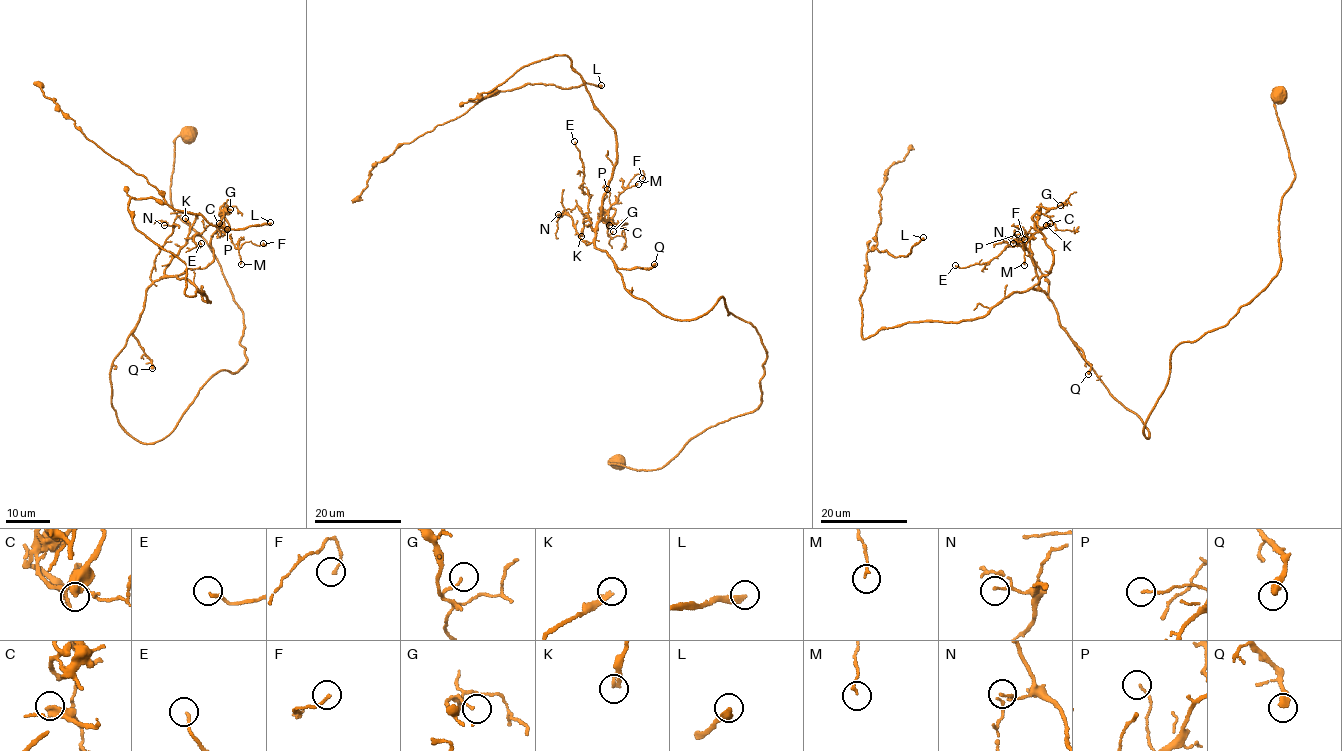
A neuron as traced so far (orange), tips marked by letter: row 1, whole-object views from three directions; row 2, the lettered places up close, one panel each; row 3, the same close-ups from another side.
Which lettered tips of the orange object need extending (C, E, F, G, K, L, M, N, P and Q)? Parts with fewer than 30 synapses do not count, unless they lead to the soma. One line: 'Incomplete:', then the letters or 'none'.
Incomplete: L

